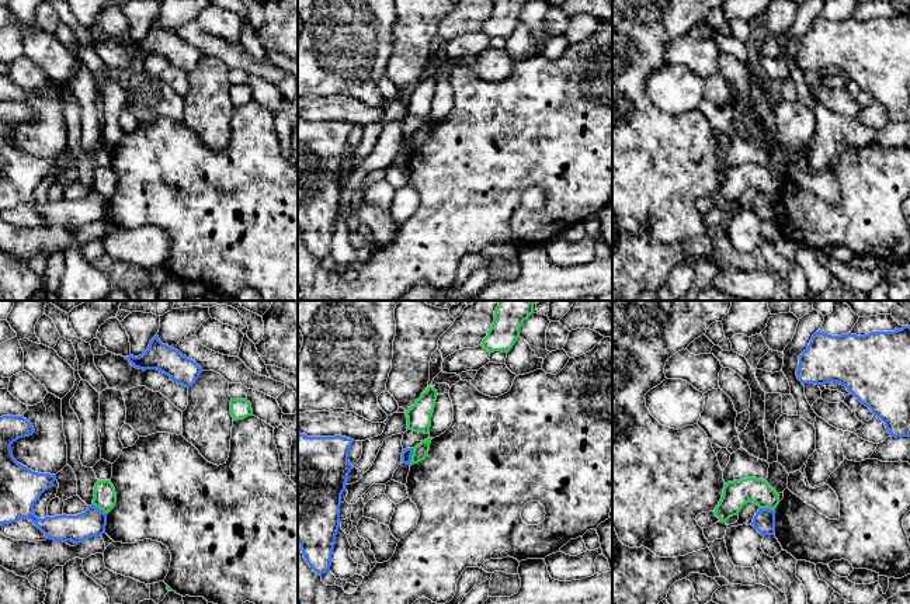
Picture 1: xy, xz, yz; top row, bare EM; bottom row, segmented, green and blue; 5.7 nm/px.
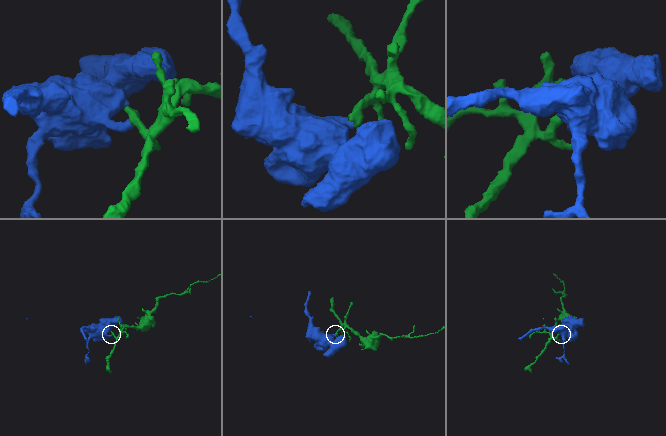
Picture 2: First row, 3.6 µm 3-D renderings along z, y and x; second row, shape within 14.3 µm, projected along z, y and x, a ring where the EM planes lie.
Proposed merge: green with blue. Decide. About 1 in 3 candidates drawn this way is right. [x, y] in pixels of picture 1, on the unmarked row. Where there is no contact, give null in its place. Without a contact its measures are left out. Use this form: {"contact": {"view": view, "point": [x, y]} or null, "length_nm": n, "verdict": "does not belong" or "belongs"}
{"contact": {"view": "xz", "point": [412, 142]}, "length_nm": 110, "verdict": "does not belong"}

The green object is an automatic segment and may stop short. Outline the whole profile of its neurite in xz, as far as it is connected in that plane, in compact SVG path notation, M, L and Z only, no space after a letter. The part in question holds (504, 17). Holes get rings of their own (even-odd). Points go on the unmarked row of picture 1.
M494 0L494 7L482 27L489 38L508 38L520 22L521 10L531 0Z

